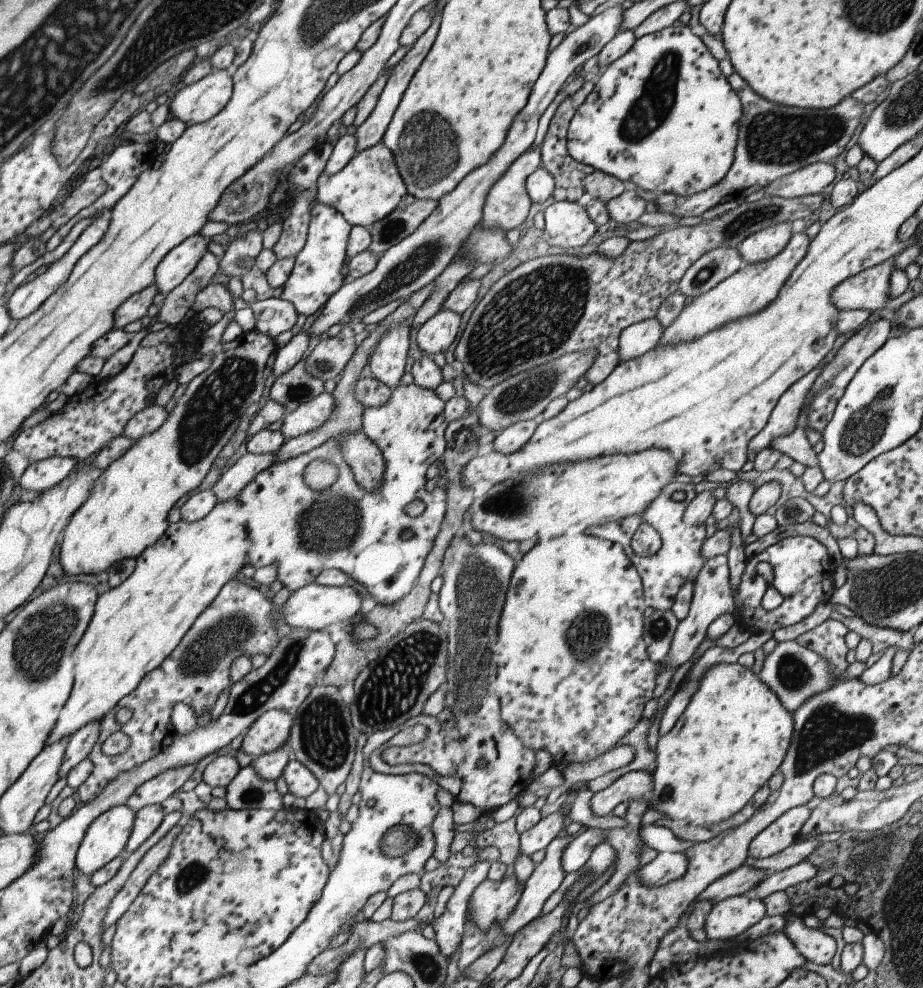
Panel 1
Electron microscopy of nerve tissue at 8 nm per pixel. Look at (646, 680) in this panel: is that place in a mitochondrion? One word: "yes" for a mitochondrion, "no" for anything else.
no

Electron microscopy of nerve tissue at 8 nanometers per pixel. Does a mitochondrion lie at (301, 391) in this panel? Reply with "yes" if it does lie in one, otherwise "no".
yes

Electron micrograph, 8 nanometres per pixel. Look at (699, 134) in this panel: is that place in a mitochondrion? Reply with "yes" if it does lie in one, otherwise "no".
no

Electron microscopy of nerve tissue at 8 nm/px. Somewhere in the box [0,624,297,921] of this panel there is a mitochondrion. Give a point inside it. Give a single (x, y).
(190, 877)

